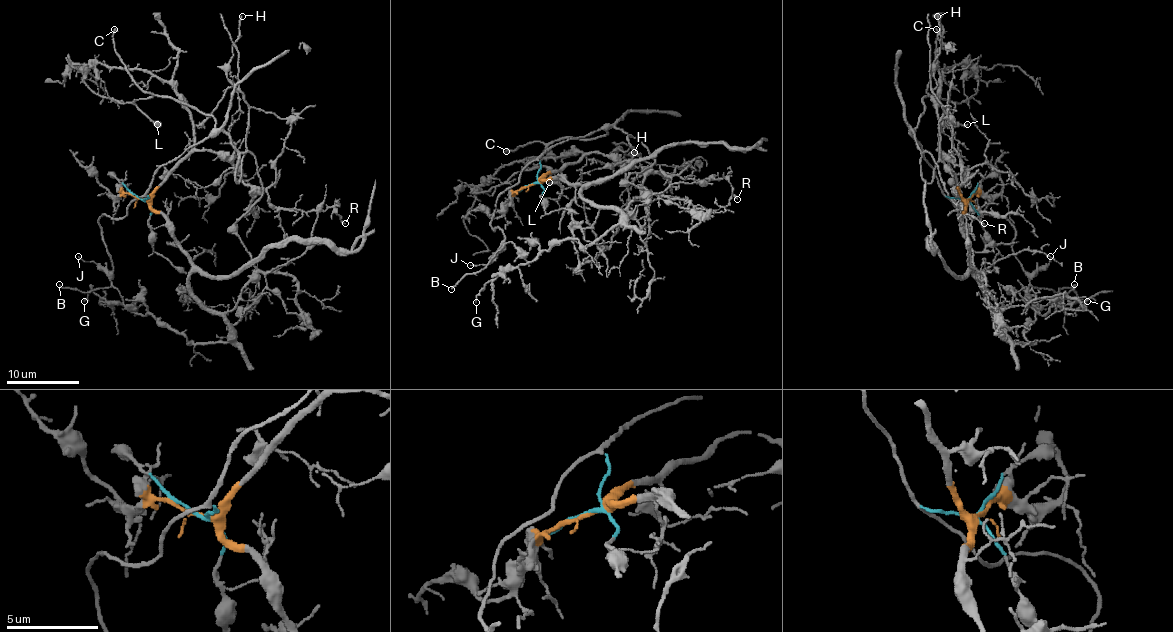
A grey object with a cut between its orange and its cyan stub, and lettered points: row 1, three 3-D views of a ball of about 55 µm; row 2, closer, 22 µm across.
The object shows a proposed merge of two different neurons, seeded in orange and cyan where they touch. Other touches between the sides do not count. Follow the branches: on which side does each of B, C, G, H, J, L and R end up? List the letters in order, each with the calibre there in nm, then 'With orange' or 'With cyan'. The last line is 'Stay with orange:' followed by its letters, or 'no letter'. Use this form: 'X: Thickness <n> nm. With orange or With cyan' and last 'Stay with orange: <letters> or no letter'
B: Thickness 140 nm. With cyan
C: Thickness 200 nm. With cyan
G: Thickness 80 nm. With orange
H: Thickness 150 nm. With cyan
J: Thickness 100 nm. With cyan
L: Thickness 160 nm. With cyan
R: Thickness 160 nm. With orange
Stay with orange: G, R

